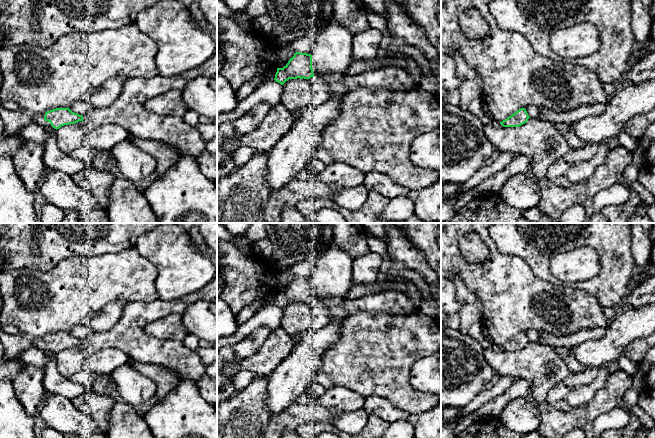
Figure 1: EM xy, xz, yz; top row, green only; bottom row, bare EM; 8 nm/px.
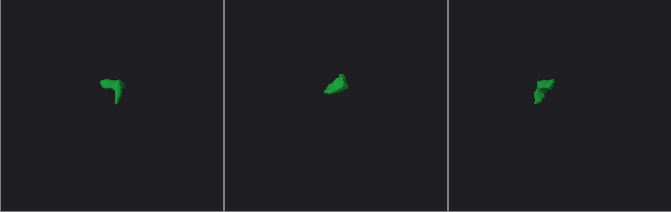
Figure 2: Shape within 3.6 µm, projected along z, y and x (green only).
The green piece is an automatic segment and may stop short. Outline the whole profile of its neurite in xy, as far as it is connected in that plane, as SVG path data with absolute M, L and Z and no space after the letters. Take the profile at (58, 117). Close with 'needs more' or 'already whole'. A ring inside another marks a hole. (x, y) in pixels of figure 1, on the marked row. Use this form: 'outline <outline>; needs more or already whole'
outline M56 108L34 118L37 124L42 124L44 121L48 121L57 130L64 125L83 122L83 116L72 112L69 108Z; needs more

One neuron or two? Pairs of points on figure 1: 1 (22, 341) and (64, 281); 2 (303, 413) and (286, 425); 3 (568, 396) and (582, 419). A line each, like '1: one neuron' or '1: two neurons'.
1: one neuron
2: one neuron
3: two neurons

